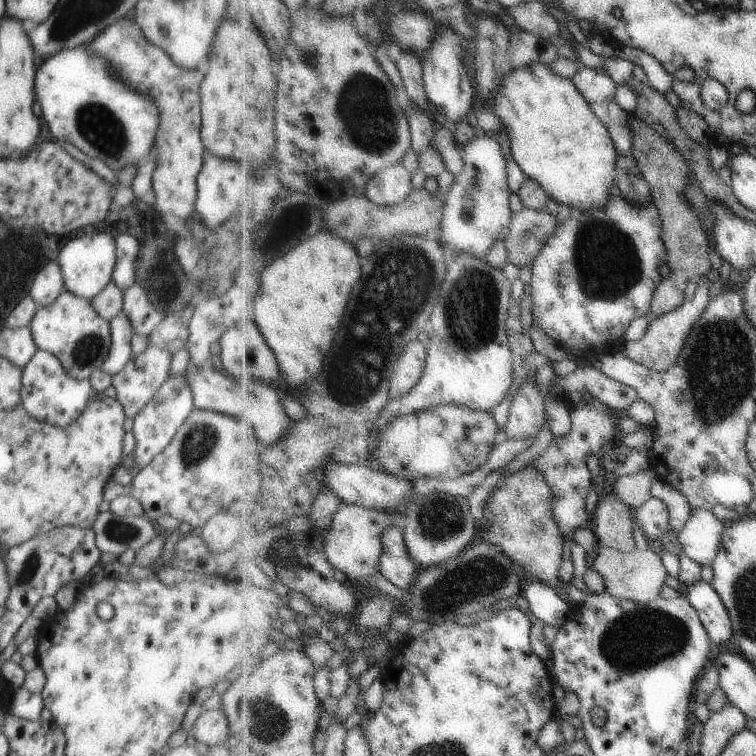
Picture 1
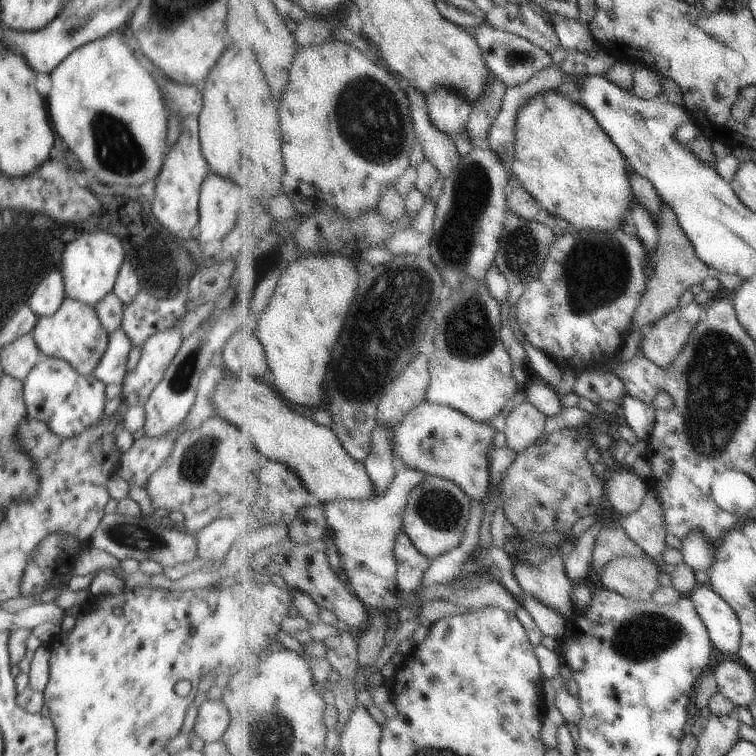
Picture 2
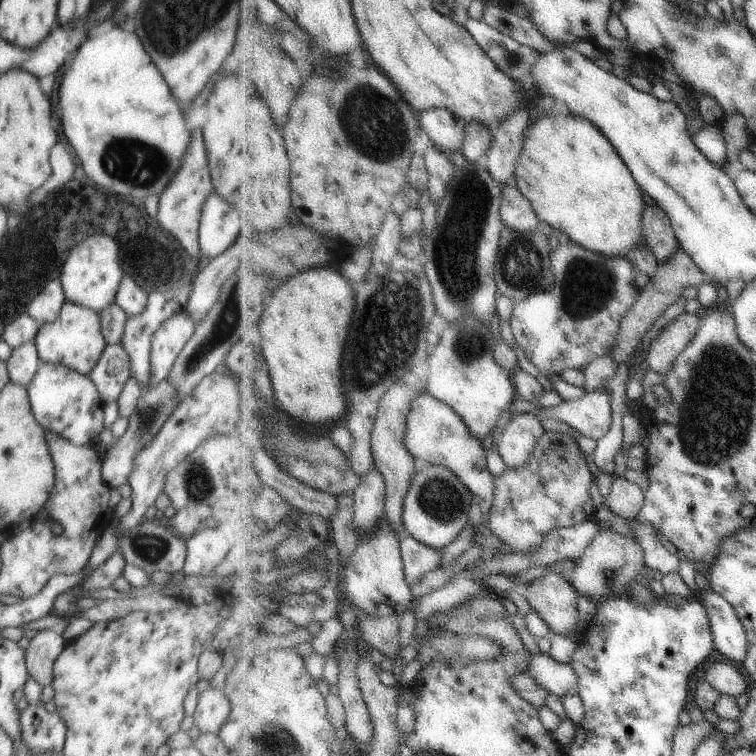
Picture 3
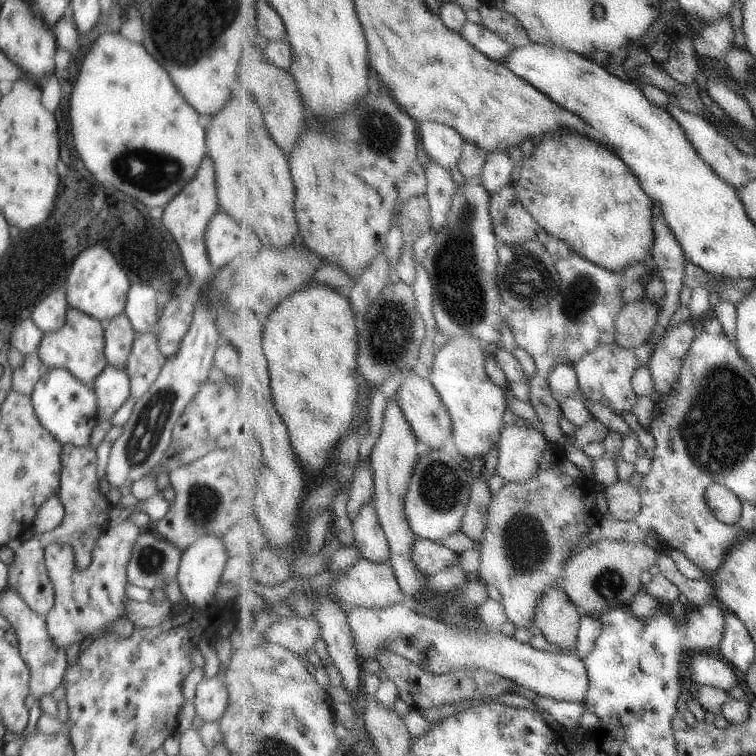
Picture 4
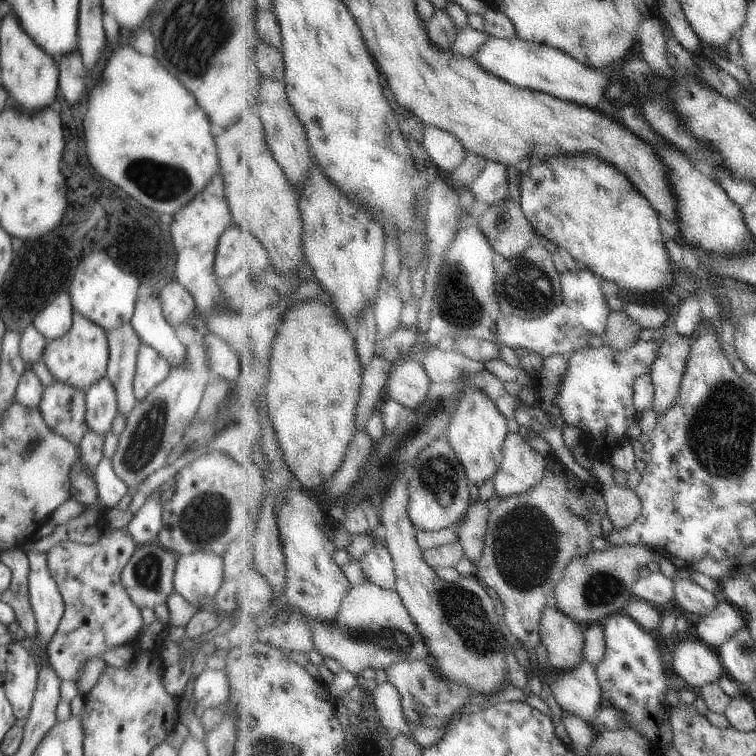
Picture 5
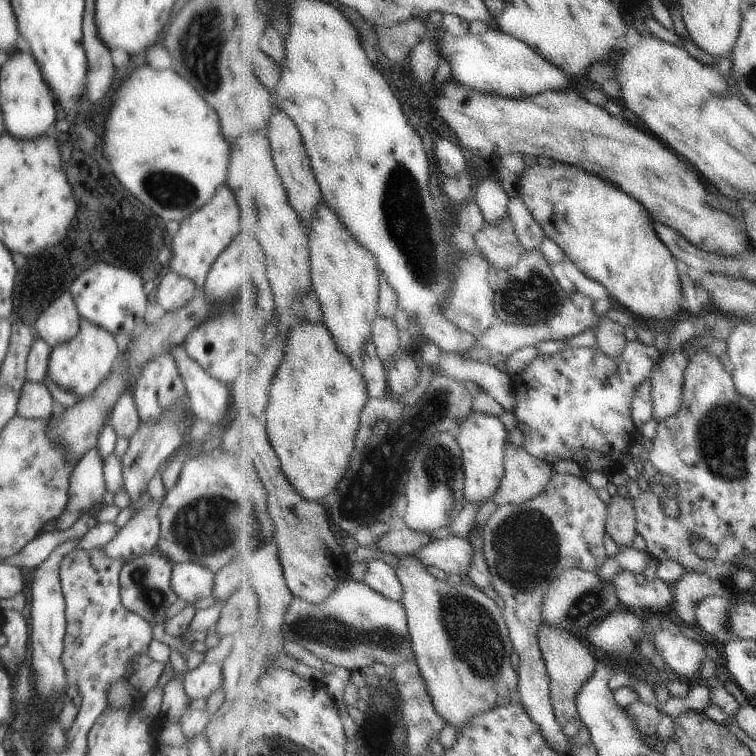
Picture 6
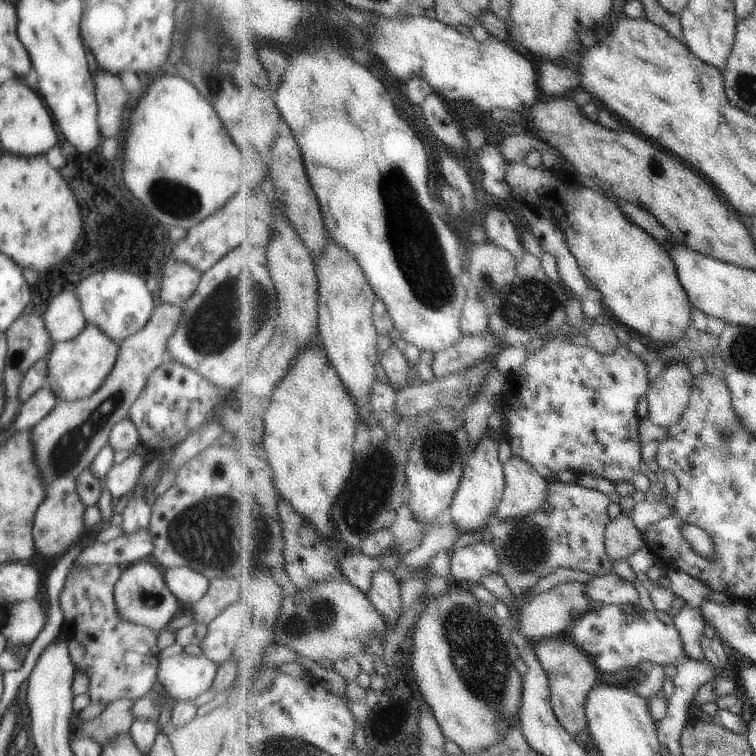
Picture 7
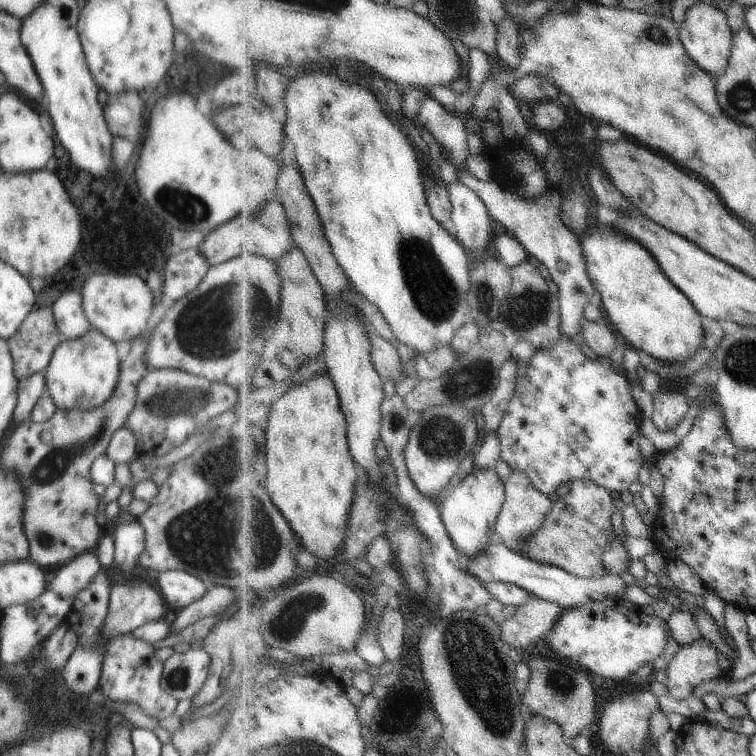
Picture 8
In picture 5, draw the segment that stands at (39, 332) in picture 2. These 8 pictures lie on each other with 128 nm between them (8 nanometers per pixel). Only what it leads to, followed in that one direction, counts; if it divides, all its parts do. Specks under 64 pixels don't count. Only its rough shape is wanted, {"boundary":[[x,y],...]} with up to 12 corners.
{"boundary":[[78,312],[42,360],[86,391],[107,377],[108,332]]}

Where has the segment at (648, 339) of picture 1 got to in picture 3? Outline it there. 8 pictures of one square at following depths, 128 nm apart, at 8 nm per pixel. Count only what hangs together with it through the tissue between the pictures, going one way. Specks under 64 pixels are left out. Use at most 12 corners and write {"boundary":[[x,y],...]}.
{"boundary":[[685,312],[651,344],[646,361],[670,376],[697,331]]}

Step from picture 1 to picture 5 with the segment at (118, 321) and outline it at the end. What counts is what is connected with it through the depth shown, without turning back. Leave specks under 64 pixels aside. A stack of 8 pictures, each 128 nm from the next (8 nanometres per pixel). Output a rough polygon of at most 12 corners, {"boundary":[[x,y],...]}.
{"boundary":[[107,377],[85,391],[87,426],[105,438],[117,416]]}

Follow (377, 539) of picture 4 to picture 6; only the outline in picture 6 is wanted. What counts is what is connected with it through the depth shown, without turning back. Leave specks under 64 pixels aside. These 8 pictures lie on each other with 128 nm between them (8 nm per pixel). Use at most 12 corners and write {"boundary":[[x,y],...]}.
{"boundary":[[372,559],[365,583],[395,602],[405,589],[394,566]]}

